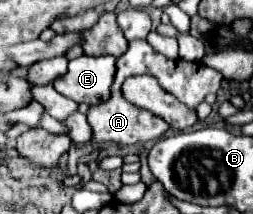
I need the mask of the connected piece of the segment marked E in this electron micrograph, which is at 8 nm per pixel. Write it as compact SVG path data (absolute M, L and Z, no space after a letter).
M81 55L69 61L67 73L57 77L53 85L61 95L77 103L99 105L105 99L109 99L113 73L115 73L115 57Z

